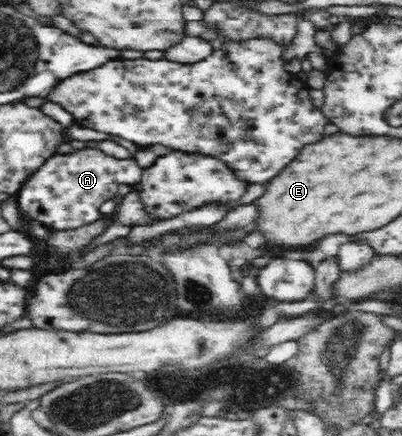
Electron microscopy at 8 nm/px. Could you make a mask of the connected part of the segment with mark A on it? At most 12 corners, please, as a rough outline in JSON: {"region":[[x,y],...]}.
{"region":[[54,155],[24,183],[20,212],[50,231],[102,219],[133,158]]}

